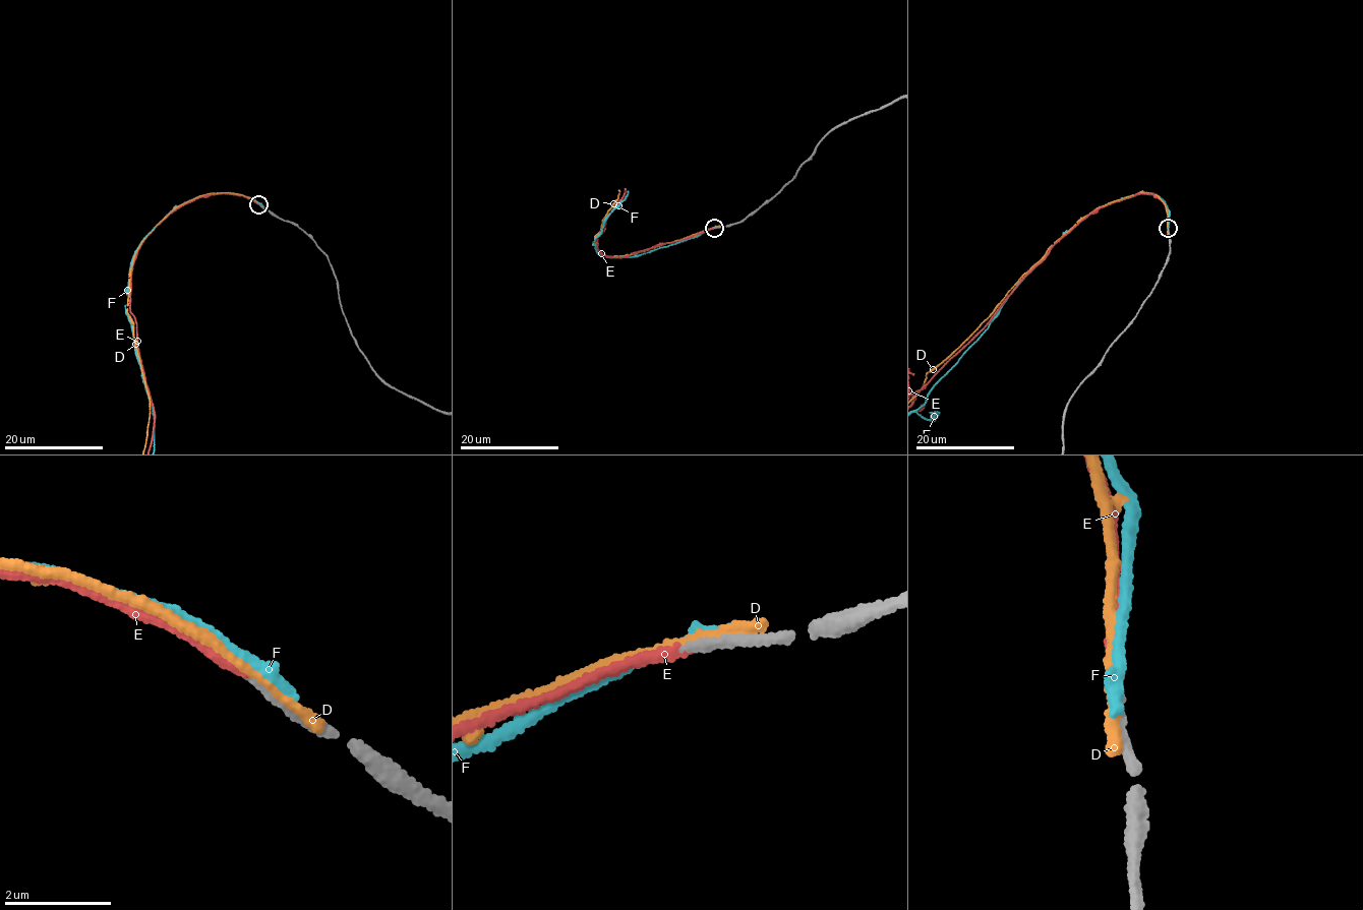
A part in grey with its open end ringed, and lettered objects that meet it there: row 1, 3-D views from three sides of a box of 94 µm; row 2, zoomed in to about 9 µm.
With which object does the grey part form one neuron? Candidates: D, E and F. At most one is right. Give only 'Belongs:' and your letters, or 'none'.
Belongs: E

